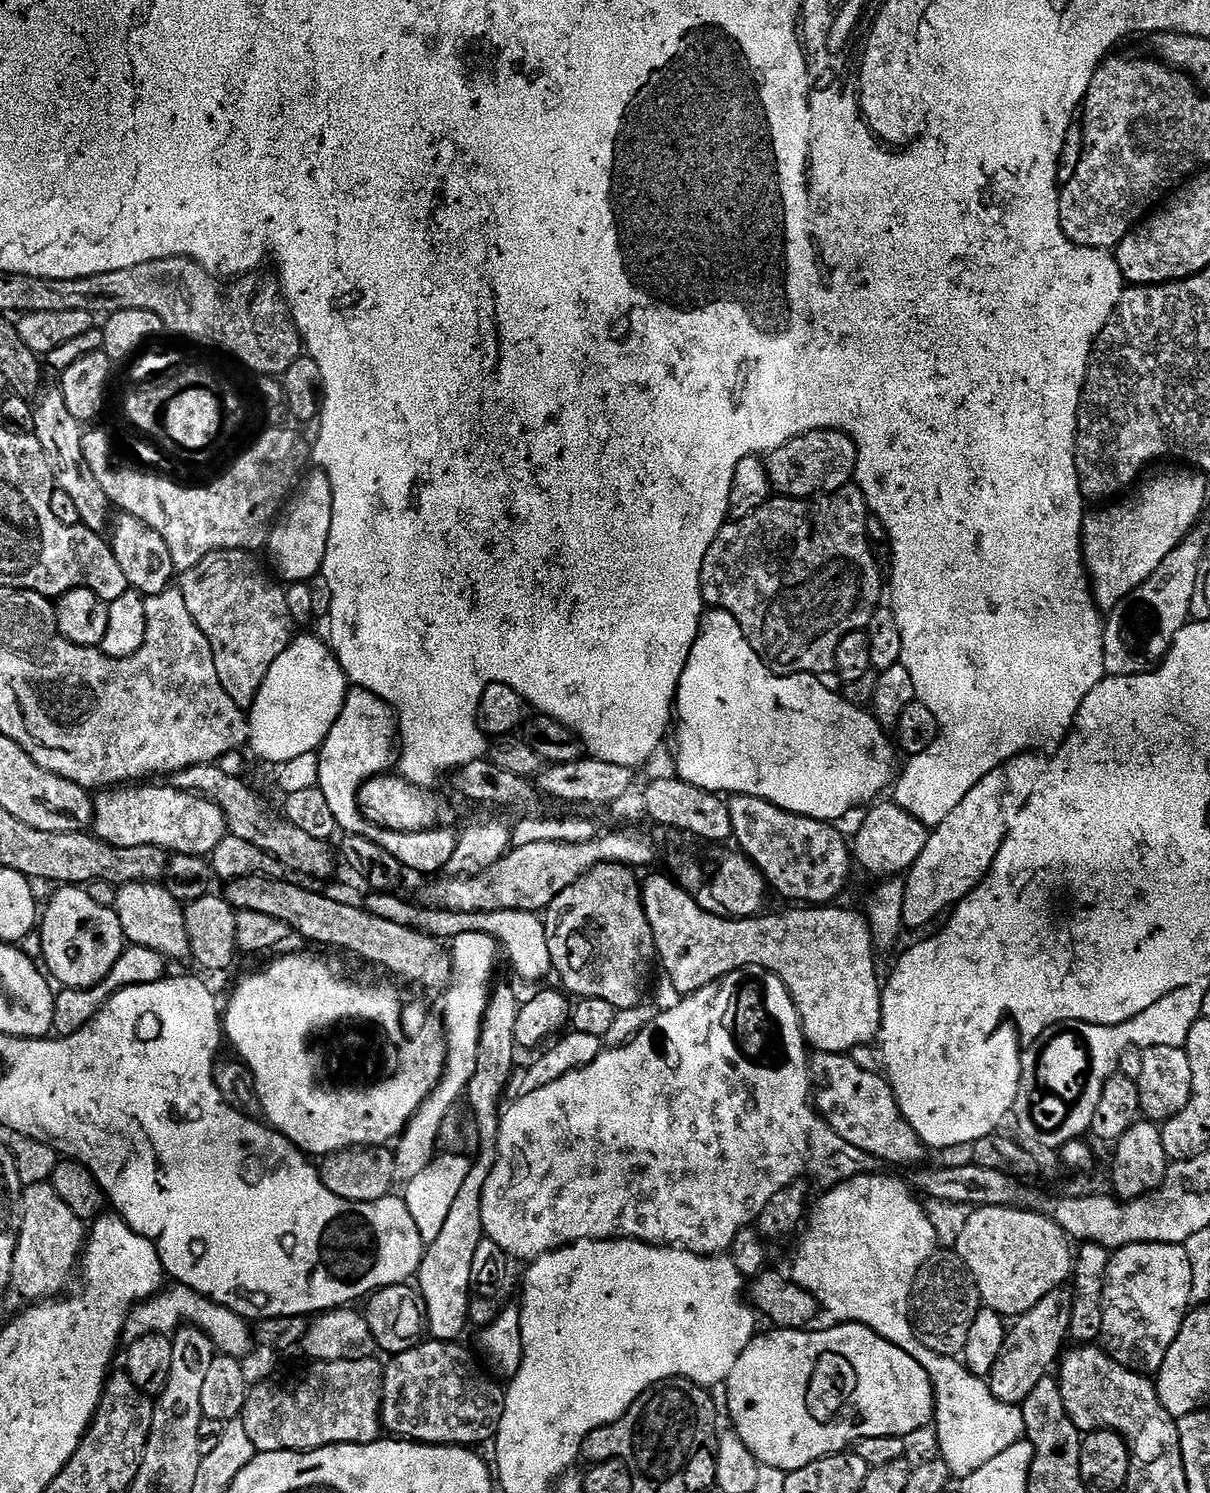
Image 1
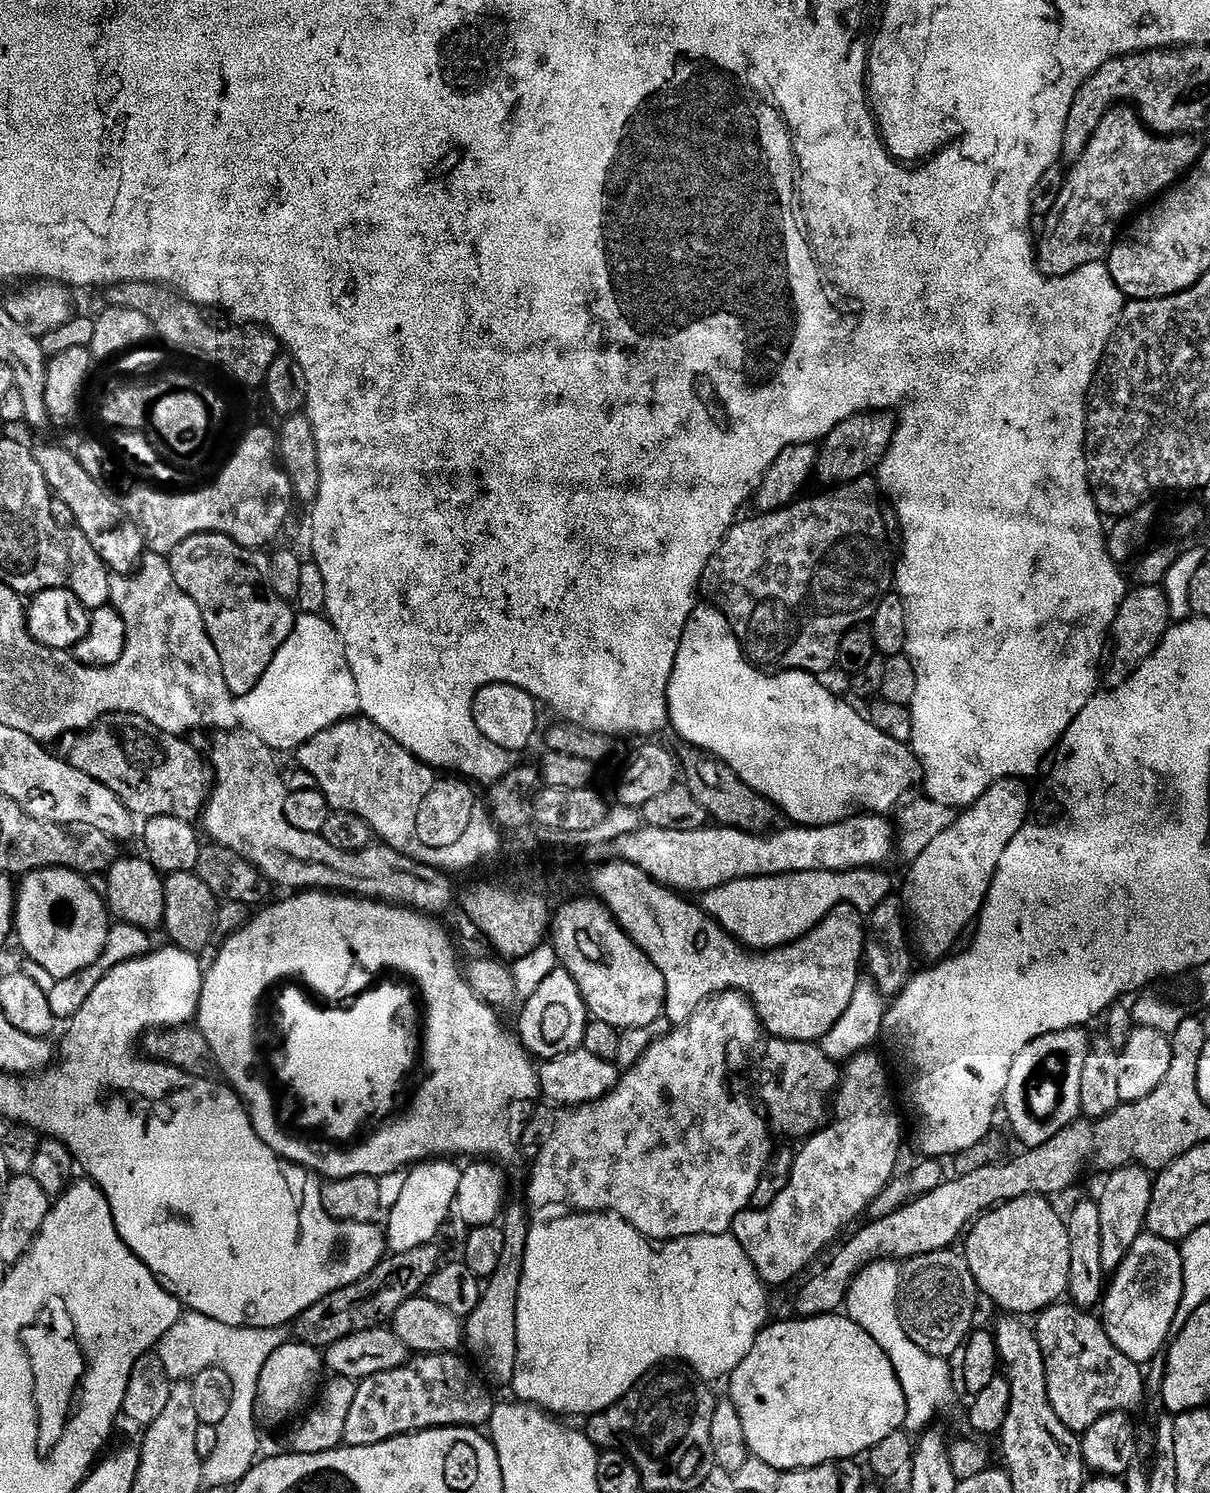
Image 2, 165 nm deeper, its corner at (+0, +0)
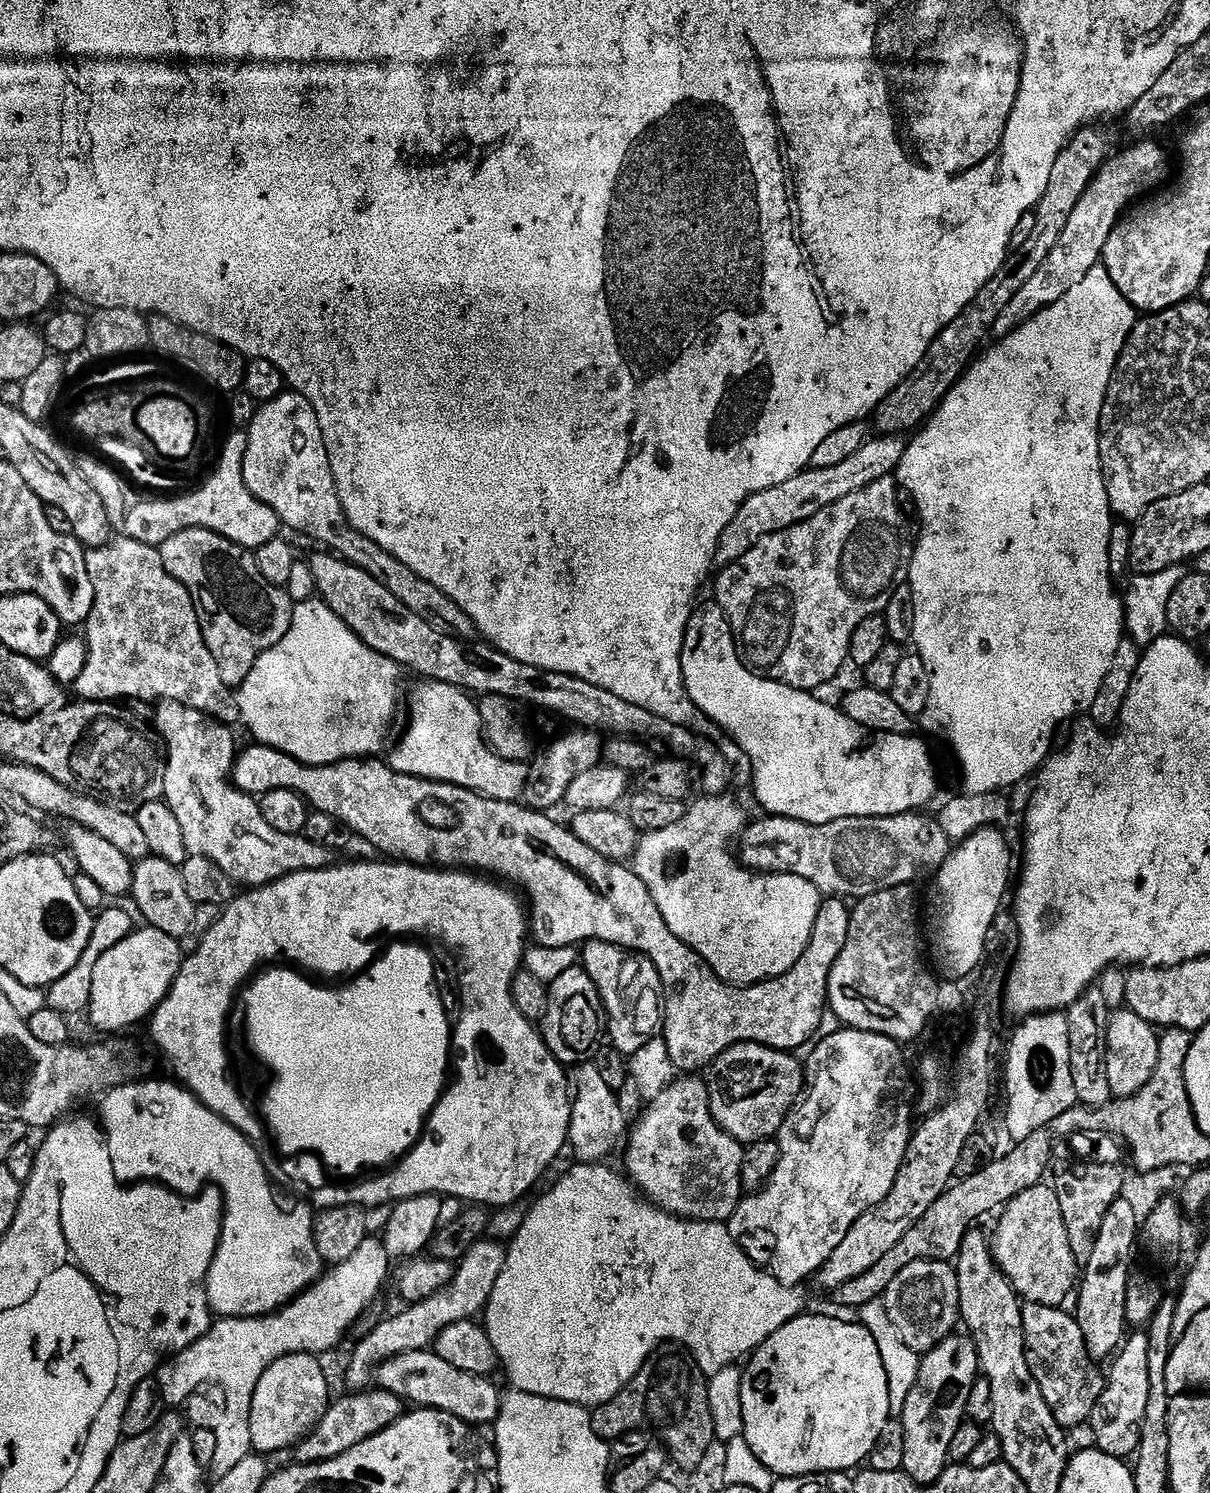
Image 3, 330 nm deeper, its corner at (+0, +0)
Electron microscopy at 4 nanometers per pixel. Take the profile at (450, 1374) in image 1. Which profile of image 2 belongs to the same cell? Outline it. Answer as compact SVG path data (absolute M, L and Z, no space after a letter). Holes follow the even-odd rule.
M454 1352L443 1356L420 1354L415 1357L416 1368L396 1368L359 1381L347 1419L344 1444L350 1448L374 1446L428 1428L483 1429L492 1417L494 1392L476 1368L462 1357Z

